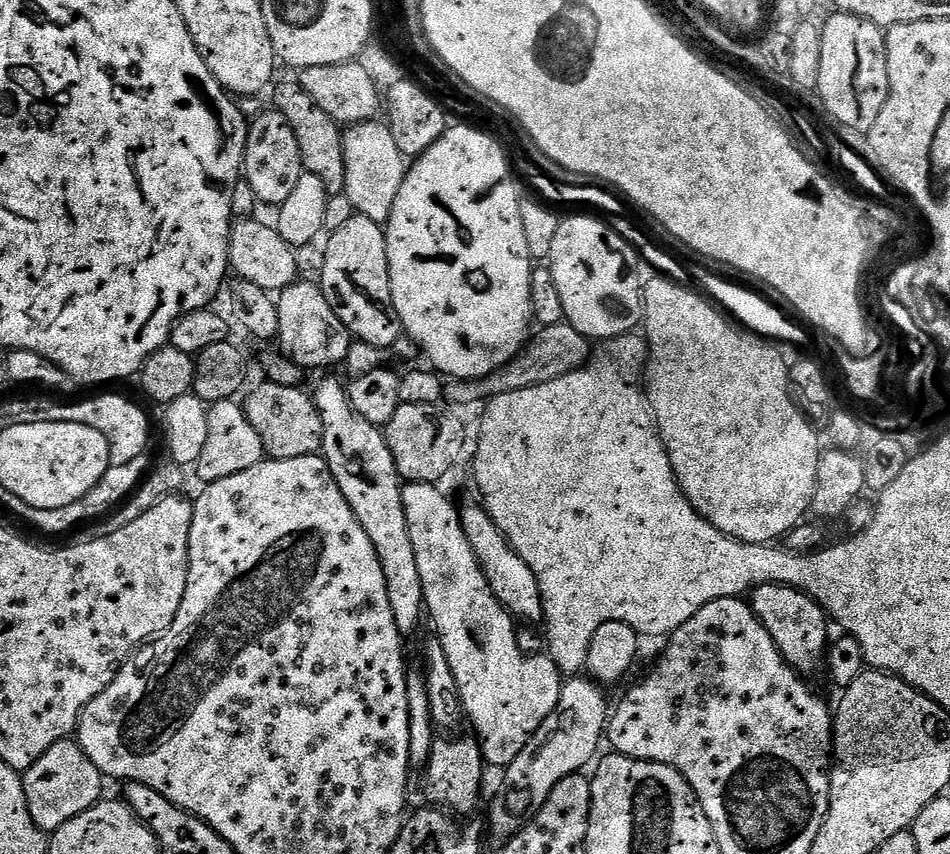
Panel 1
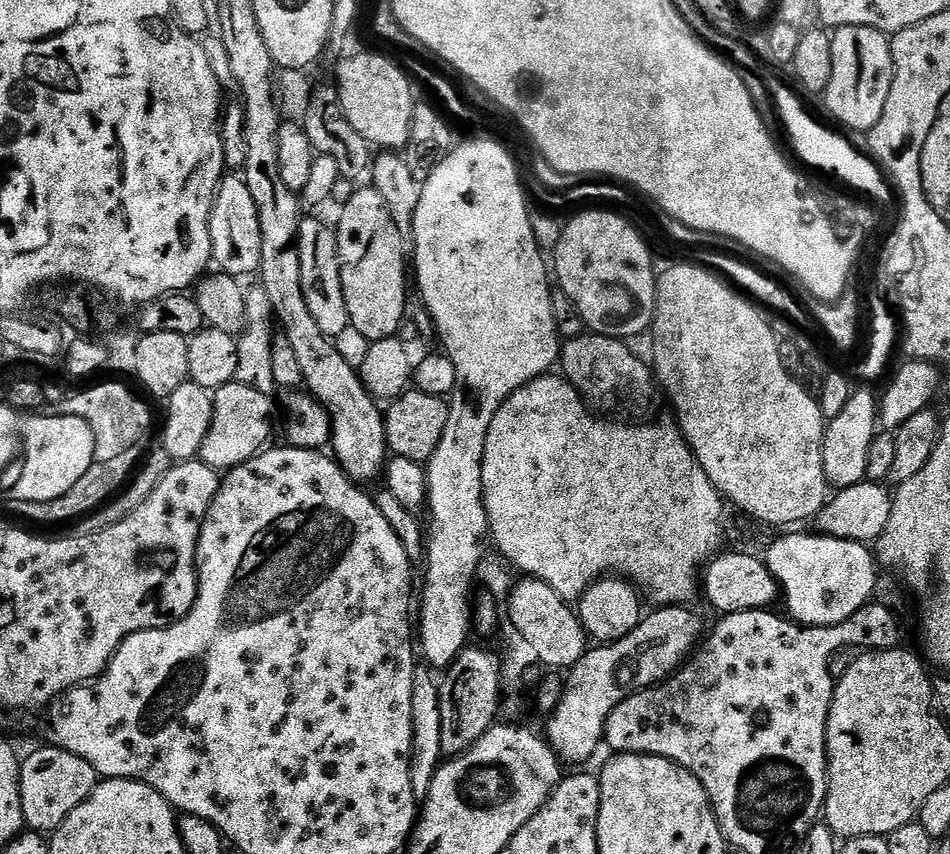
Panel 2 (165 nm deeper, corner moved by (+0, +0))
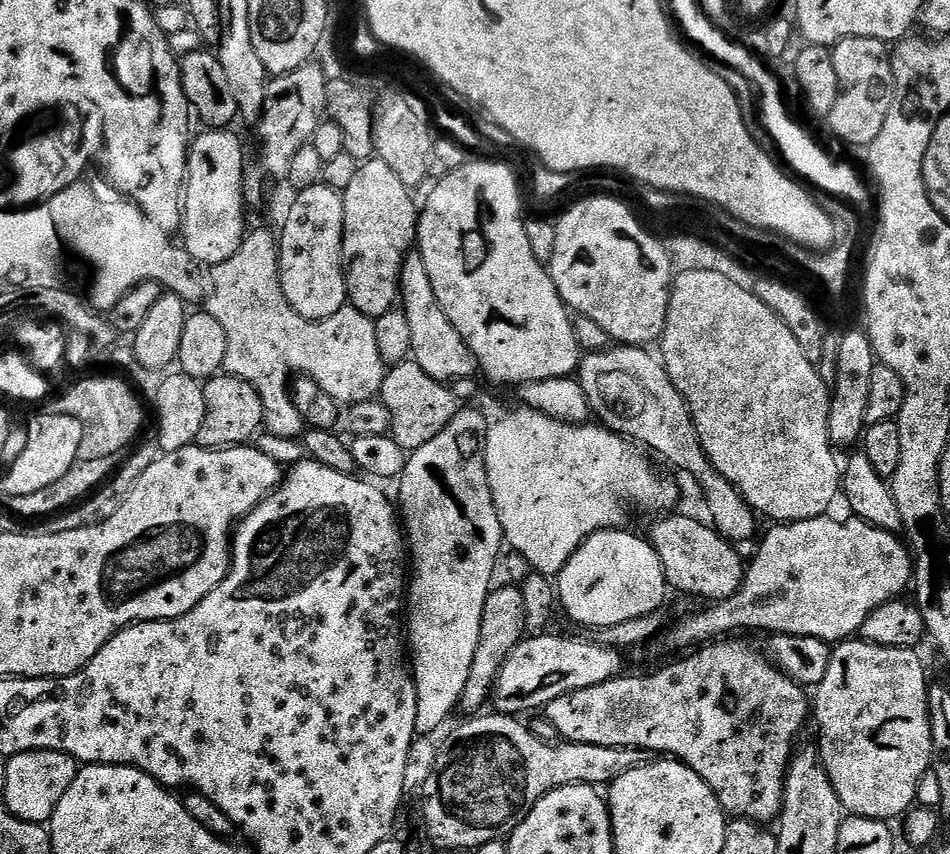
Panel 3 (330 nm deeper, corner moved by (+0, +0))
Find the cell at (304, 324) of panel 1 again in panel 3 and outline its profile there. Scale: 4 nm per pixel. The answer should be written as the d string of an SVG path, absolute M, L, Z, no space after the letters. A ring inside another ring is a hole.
M323 182L297 191L295 195L296 201L289 206L288 217L285 218L284 225L278 228L278 255L280 258L282 294L286 298L286 302L290 302L290 306L294 310L298 310L298 314L302 318L306 318L307 320L325 320L326 318L330 318L332 314L338 314L338 310L342 310L348 304L348 291L346 290L346 282L344 281L344 258L342 256L342 242L344 241L344 197L339 191L329 188Z

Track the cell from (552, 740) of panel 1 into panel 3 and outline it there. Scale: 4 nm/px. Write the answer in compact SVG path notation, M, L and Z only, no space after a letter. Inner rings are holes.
M826 515L819 516L813 520L794 520L791 522L780 522L764 536L764 541L760 544L760 549L756 552L752 564L747 565L744 581L742 586L734 593L729 600L721 600L715 606L708 606L705 612L700 612L697 616L688 616L685 620L680 620L676 624L676 629L672 633L667 633L668 640L676 648L688 648L684 650L692 650L697 646L707 645L709 642L719 641L721 638L727 637L729 634L740 634L743 628L753 628L756 632L776 632L780 636L809 636L810 638L818 638L819 640L827 640L829 642L843 642L849 638L855 637L860 631L860 627L866 622L866 618L870 618L870 614L874 610L878 610L878 606L882 606L887 600L899 597L900 592L909 587L912 582L912 558L906 547L905 541L897 534L887 532L884 529L876 528L867 524L865 521L855 519L848 522L832 522Z

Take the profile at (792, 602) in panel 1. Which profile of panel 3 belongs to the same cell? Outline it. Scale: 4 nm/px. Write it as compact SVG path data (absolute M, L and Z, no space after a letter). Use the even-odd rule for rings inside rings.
M664 514L661 520L652 524L650 539L658 558L662 558L662 570L669 585L688 596L701 596L704 602L719 602L729 600L742 586L746 571L745 561L740 561L740 556L735 547L716 533L715 528L709 526L703 519L695 520L692 516L672 516L676 514Z

